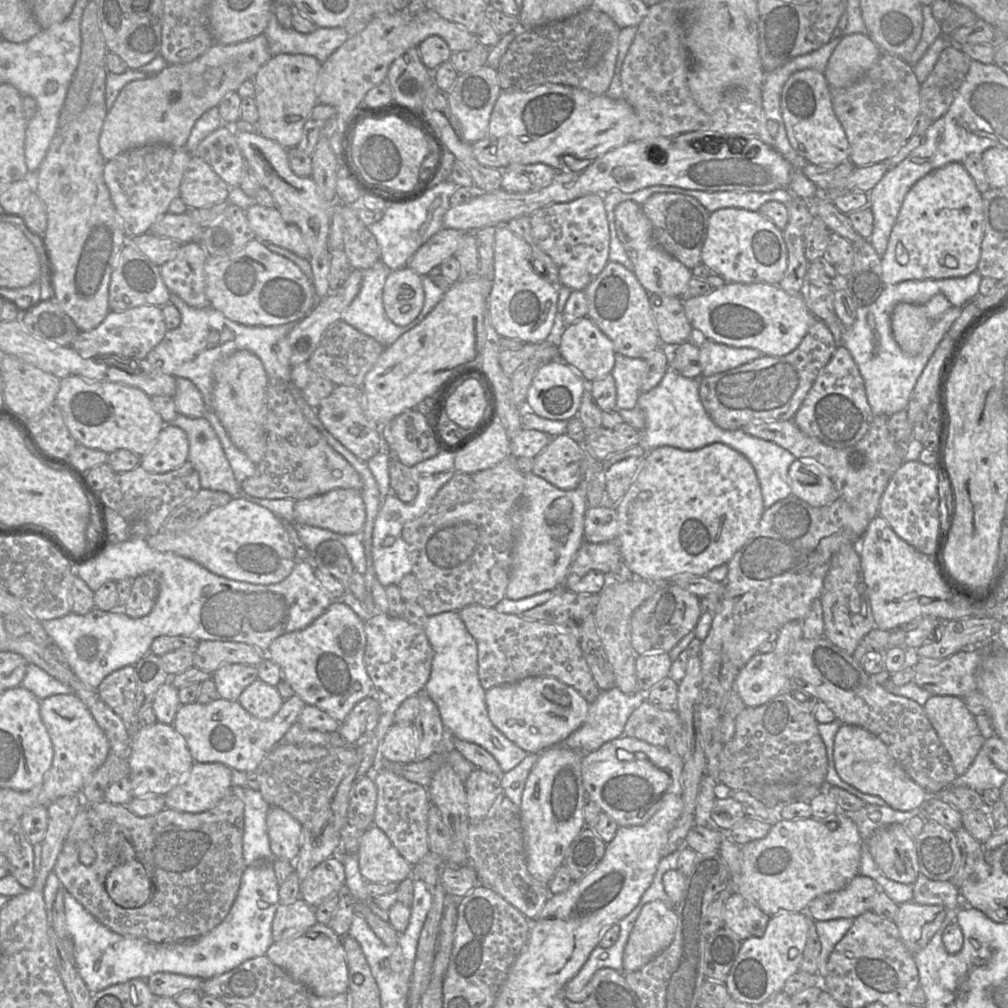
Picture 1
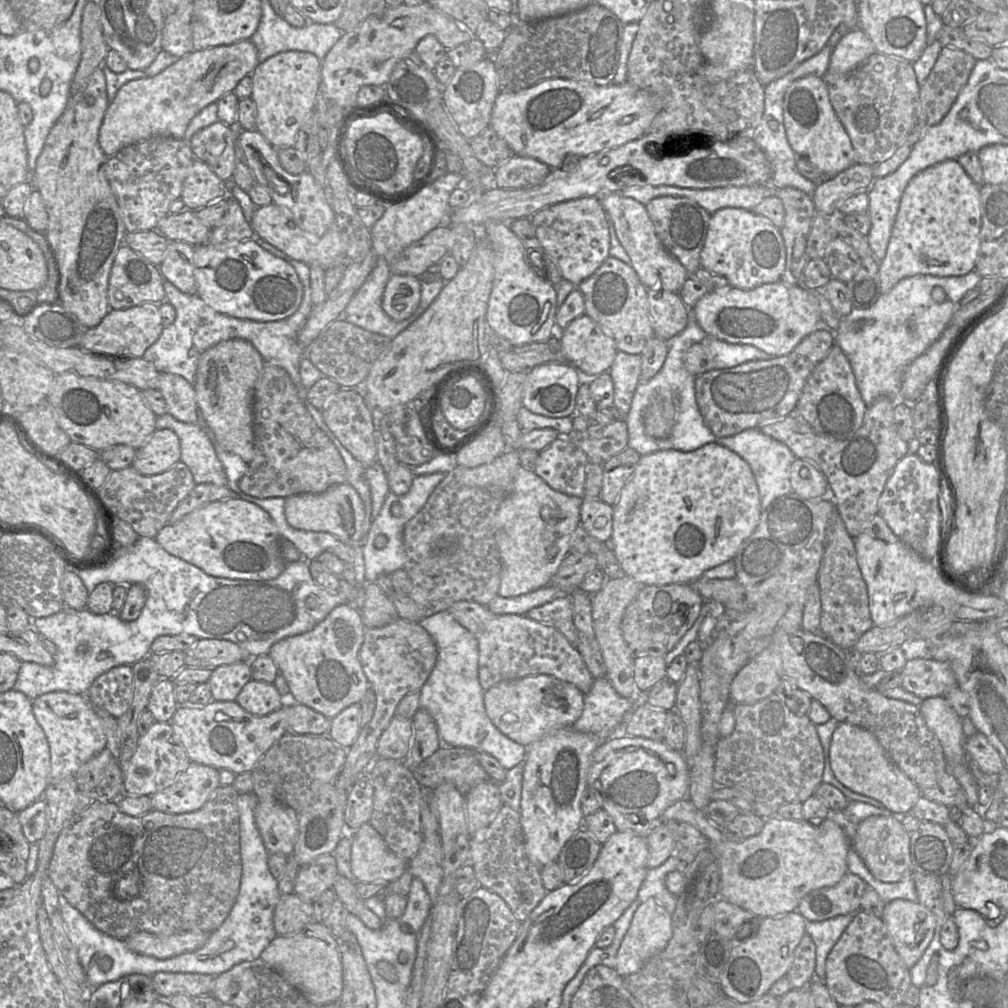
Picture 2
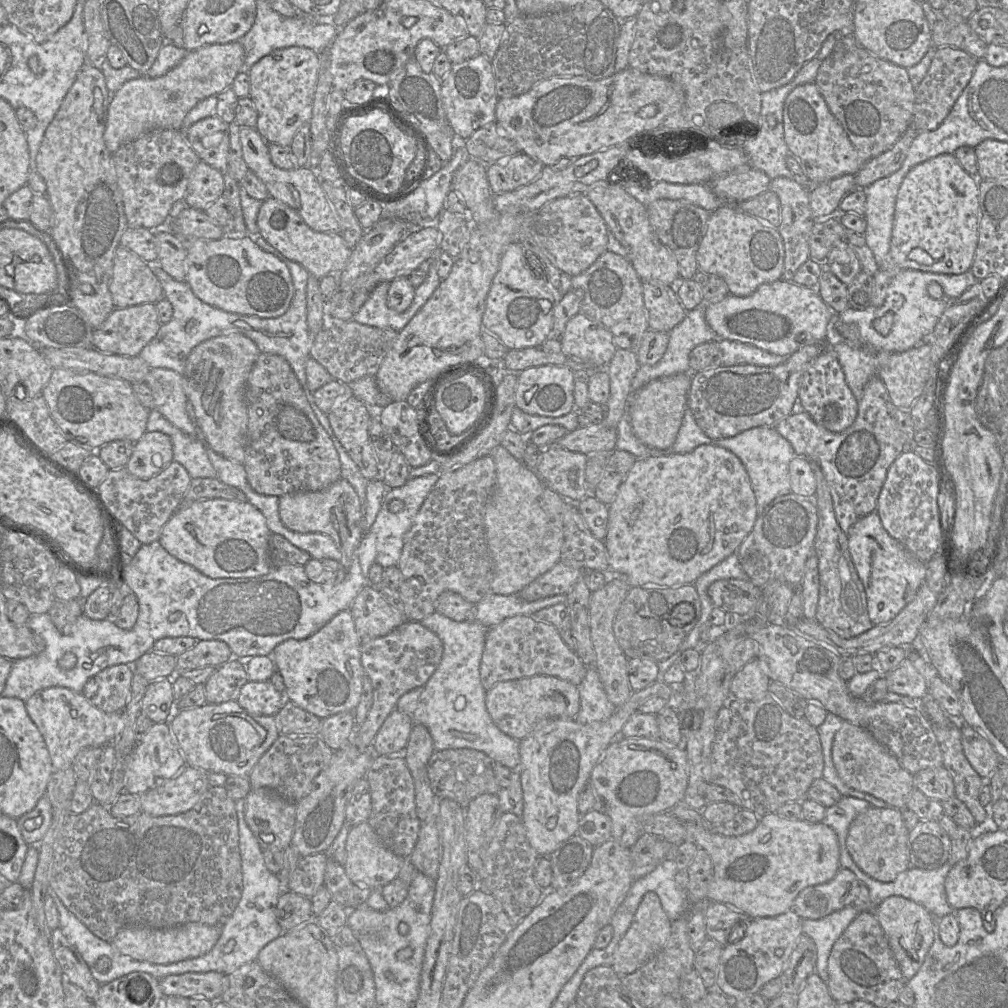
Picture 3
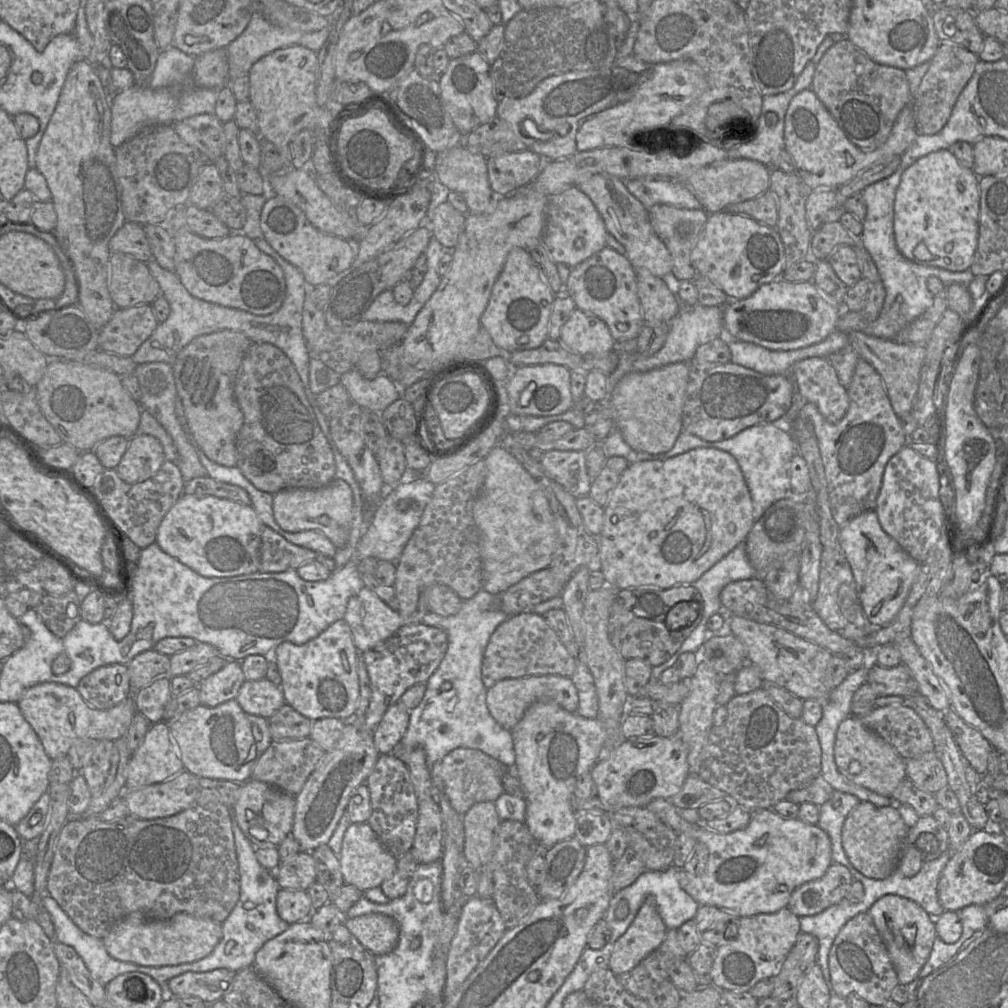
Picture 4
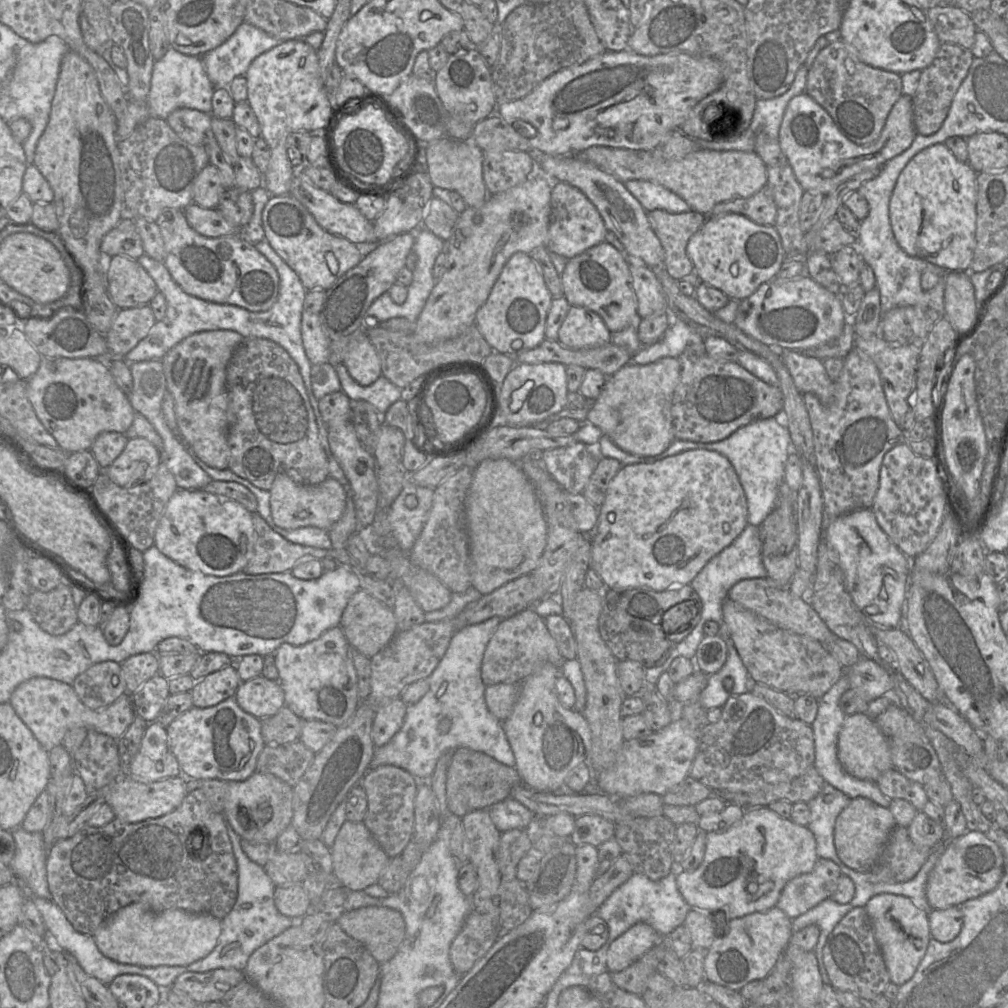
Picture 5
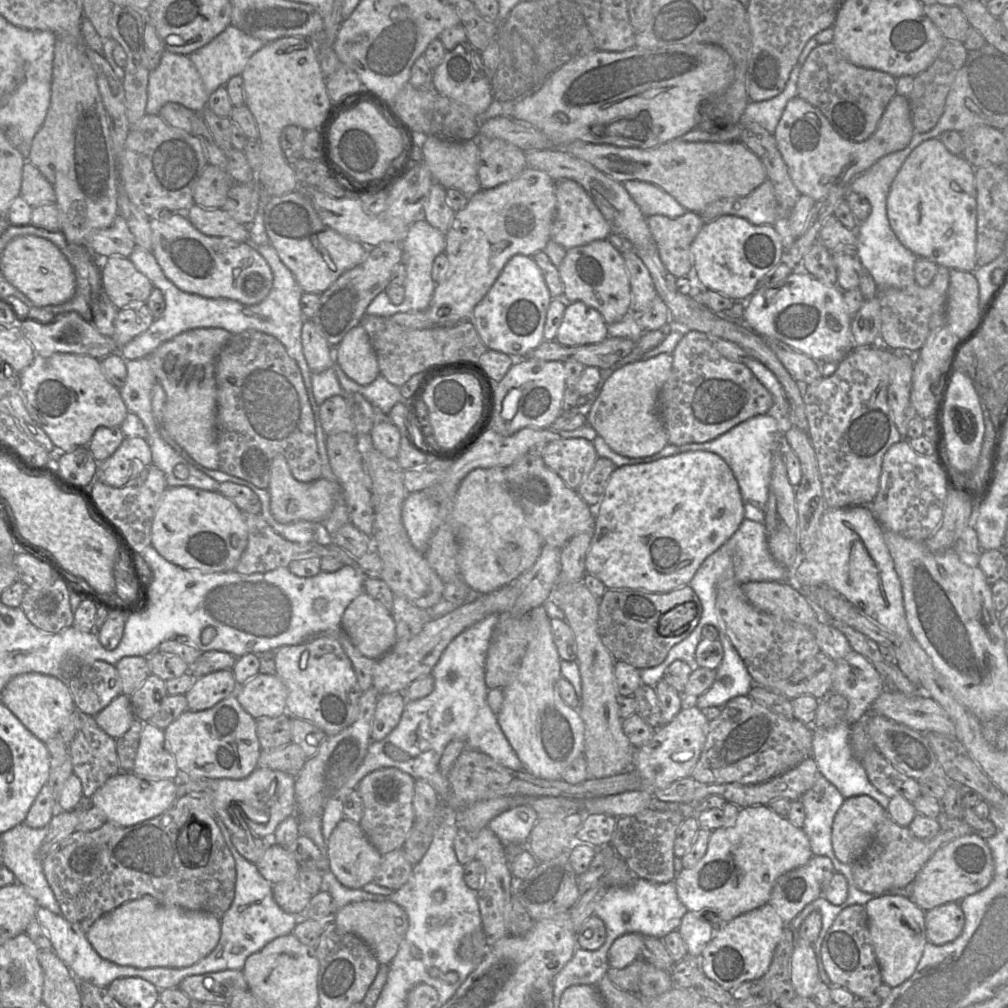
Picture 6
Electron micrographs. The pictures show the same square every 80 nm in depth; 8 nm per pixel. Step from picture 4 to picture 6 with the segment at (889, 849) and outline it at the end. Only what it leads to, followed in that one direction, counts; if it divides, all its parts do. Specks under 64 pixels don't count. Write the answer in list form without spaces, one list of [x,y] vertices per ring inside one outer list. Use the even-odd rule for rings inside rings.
[[[867,795],[847,798],[837,811],[832,826],[832,849],[837,859],[844,864],[853,864],[865,854],[883,821],[887,810]]]

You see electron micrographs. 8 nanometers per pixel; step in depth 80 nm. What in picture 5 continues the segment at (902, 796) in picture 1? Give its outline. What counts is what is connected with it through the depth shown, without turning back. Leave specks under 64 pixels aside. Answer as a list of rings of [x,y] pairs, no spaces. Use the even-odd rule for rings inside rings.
[[[865,713],[846,716],[838,736],[837,756],[844,771],[861,780],[876,782],[883,773],[894,769],[888,738]]]

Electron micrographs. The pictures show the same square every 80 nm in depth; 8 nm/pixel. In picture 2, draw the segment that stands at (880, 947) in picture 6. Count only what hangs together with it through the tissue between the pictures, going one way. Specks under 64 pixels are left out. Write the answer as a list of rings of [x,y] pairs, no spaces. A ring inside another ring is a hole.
[[[895,899],[886,903],[881,919],[896,952],[911,969],[933,939],[935,915],[919,902]]]

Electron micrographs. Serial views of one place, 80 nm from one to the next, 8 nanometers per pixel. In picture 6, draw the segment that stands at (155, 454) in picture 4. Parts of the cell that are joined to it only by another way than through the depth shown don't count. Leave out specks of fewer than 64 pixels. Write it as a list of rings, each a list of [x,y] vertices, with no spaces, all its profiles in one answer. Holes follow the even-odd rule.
[[[125,437],[118,449],[98,463],[96,480],[120,488],[140,475],[144,466],[152,465],[151,448],[142,437]]]

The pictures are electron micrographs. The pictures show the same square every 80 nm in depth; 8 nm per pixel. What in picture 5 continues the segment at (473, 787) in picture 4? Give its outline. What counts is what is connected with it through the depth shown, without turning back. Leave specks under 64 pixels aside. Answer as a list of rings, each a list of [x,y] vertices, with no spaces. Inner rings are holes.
[[[467,747],[454,750],[447,769],[446,800],[449,810],[460,818],[477,809],[489,809],[510,797],[511,789],[522,783],[515,767],[507,766],[481,751]]]

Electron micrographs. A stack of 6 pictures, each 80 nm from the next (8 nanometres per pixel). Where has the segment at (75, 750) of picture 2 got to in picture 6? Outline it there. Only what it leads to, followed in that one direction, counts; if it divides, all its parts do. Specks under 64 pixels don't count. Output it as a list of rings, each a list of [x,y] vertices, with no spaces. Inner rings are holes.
[[[34,672],[14,676],[3,689],[1,703],[44,743],[59,735],[60,729],[76,708],[66,680]],[[118,695],[101,712],[94,716],[98,726],[110,737],[117,739],[124,735],[135,722],[131,697]]]

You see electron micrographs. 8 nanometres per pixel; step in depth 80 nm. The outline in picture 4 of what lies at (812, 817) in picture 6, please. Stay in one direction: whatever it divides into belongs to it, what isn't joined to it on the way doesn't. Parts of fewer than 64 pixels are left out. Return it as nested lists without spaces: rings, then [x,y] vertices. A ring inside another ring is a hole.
[[[841,798],[841,803],[834,803],[828,800],[819,806],[819,820],[817,825],[829,836],[832,845],[832,860],[848,868],[848,858],[842,846],[842,827],[846,819],[847,810],[844,806],[847,799]]]

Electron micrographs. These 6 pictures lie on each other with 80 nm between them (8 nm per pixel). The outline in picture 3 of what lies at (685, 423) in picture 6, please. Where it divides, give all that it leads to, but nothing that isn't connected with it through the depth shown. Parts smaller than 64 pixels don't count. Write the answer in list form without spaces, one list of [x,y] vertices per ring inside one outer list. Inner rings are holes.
[[[827,340],[806,344],[777,366],[740,364],[694,372],[691,375],[687,407],[692,411],[696,424],[711,439],[733,437],[753,427],[774,426],[800,409],[799,384],[803,372],[828,345]]]

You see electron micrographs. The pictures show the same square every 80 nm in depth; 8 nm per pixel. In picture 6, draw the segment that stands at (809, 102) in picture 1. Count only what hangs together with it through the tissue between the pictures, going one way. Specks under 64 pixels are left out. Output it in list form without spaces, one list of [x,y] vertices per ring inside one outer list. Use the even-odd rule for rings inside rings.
[[[896,94],[886,106],[875,132],[865,141],[843,138],[818,108],[799,96],[788,101],[773,135],[797,190],[819,201],[832,188],[848,187],[857,175],[883,156],[904,149],[914,134],[909,100]]]

